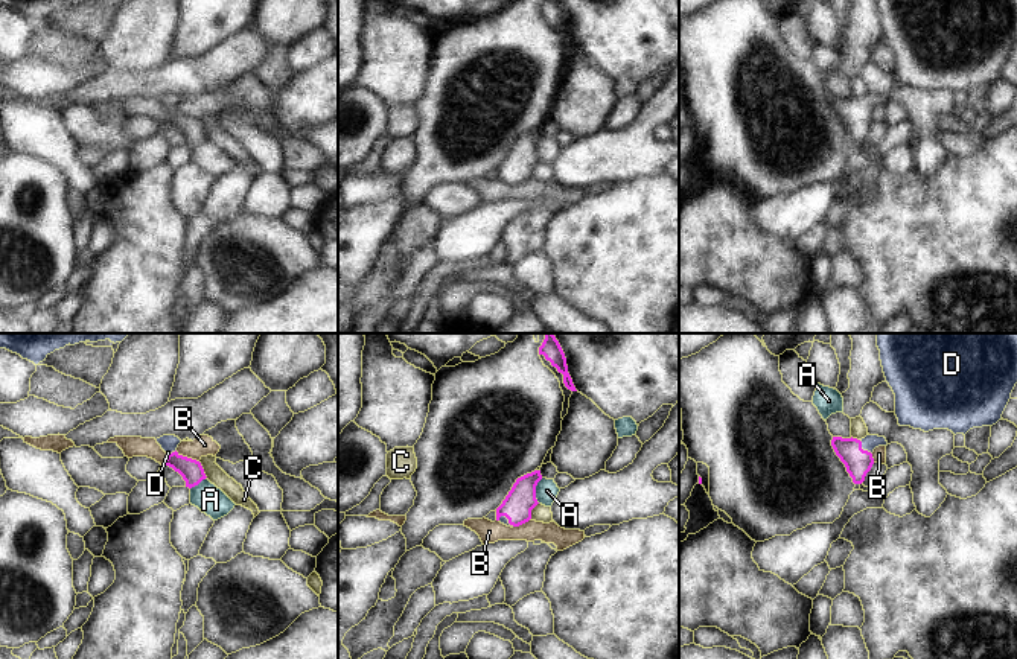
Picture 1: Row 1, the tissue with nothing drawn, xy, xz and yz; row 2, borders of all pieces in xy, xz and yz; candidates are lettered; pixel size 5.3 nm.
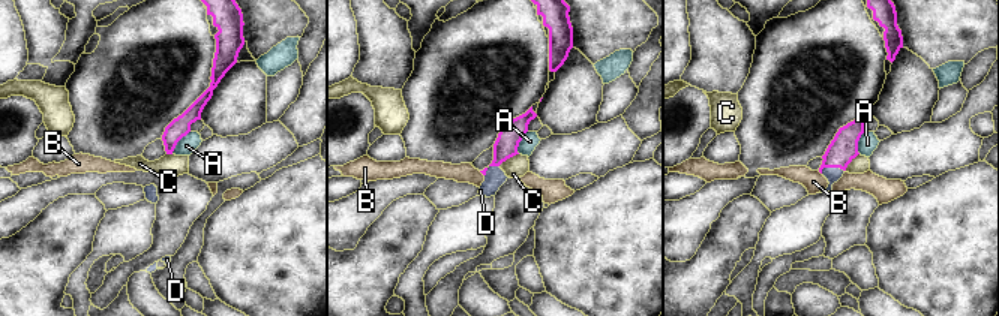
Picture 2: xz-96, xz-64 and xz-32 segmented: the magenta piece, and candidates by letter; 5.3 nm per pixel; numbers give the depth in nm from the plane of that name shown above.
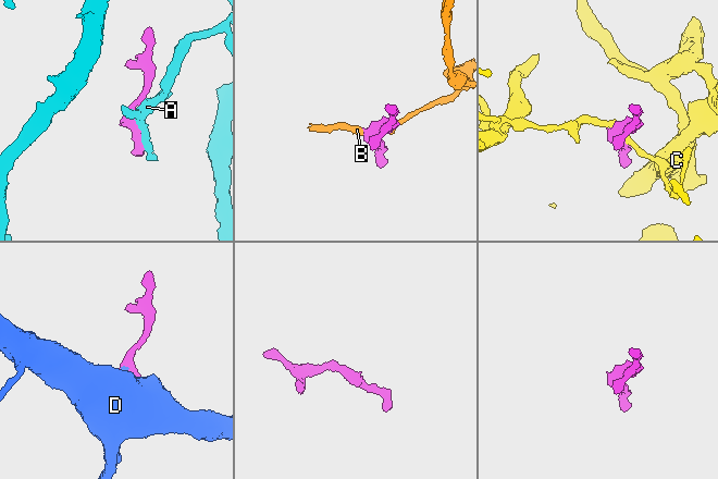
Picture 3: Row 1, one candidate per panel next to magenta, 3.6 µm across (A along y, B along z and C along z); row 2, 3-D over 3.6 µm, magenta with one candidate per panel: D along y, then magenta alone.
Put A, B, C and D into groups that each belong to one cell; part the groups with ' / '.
A / B / C / D

